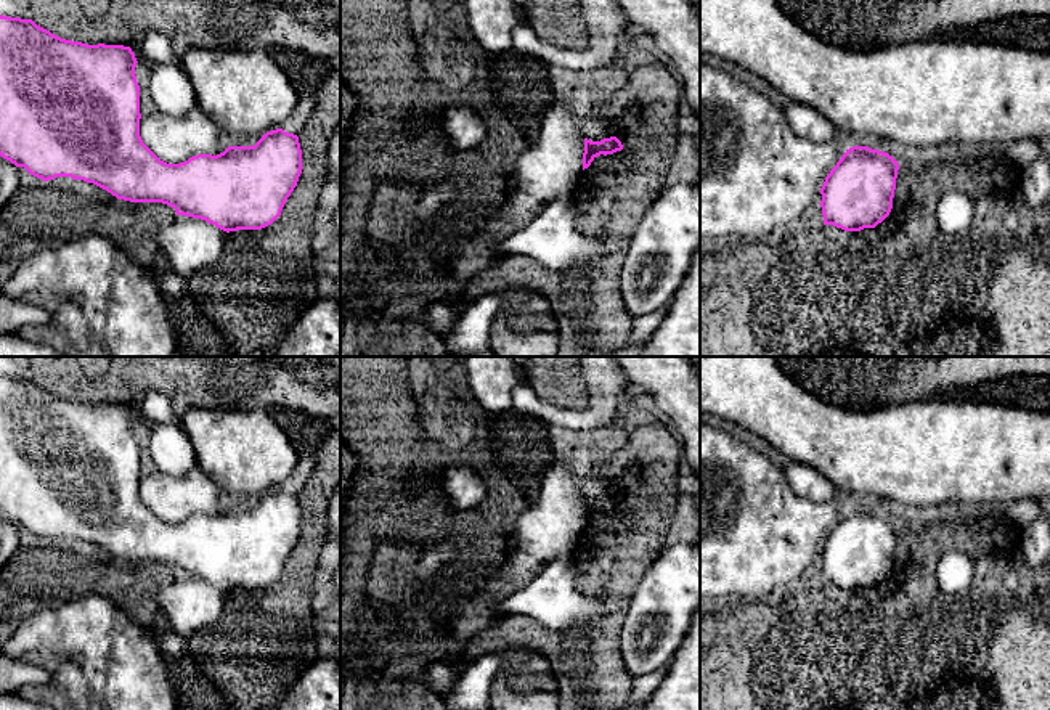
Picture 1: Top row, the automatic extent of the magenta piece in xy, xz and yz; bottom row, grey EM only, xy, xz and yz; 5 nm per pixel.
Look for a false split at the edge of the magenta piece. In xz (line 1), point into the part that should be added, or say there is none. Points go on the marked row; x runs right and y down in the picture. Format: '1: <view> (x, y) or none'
1: none

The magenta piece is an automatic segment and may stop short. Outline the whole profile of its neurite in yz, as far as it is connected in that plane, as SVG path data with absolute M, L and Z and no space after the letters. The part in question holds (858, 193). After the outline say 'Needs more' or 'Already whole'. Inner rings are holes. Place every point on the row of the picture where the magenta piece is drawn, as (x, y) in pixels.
M869 146L846 149L820 188L824 225L844 231L875 228L893 209L899 164Z. Already whole

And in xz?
M617 137L604 138L600 141L584 138L583 170L588 169L597 156L613 154L621 149L623 145Z. Already whole

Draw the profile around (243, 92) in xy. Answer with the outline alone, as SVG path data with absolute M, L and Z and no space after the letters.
M193 48L180 61L207 116L226 140L244 140L279 129L300 95L262 50Z

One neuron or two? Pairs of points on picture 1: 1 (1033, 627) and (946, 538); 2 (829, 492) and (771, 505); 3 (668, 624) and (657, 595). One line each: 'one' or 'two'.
1: one
2: two
3: one

